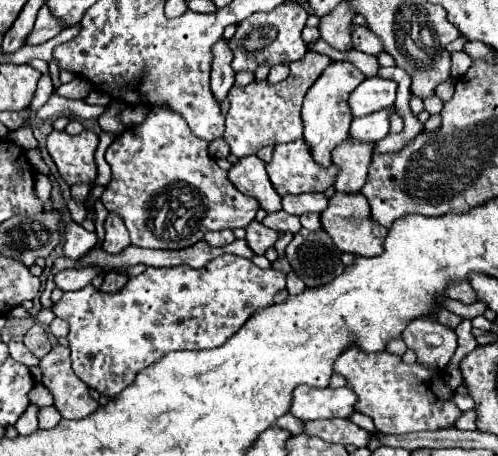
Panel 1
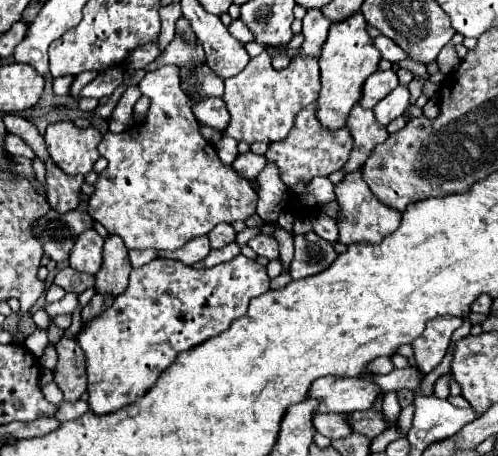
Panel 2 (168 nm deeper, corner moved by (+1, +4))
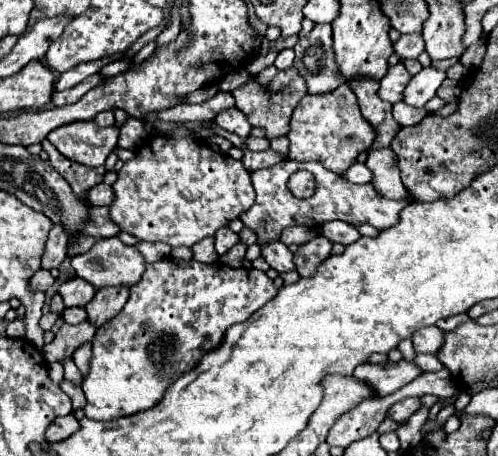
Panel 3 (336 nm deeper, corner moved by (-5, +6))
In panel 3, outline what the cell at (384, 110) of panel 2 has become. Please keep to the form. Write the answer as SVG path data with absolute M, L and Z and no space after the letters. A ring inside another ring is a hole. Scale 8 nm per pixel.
M427 66L423 68L419 74L415 74L409 82L409 86L405 88L405 104L411 106L425 106L437 92L437 88L441 86L441 82L445 80L445 70L439 70L435 66Z

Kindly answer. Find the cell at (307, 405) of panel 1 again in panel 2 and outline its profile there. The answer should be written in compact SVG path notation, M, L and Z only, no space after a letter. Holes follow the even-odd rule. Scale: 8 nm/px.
M325 376L311 384L309 398L319 402L317 412L357 412L367 410L379 388L371 380Z

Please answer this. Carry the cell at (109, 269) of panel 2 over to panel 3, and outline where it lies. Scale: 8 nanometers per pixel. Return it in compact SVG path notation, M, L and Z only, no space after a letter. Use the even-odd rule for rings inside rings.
M103 288L97 290L93 300L85 306L89 314L89 322L95 326L103 326L113 316L121 312L129 298L129 288Z

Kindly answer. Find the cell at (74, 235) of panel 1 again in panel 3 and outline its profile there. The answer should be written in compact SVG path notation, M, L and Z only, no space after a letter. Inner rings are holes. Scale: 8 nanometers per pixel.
M105 238L99 240L89 252L77 254L71 258L71 266L77 272L79 278L87 280L95 290L101 290L105 286L135 286L145 270L145 258L141 252L133 246L125 246L119 238Z

